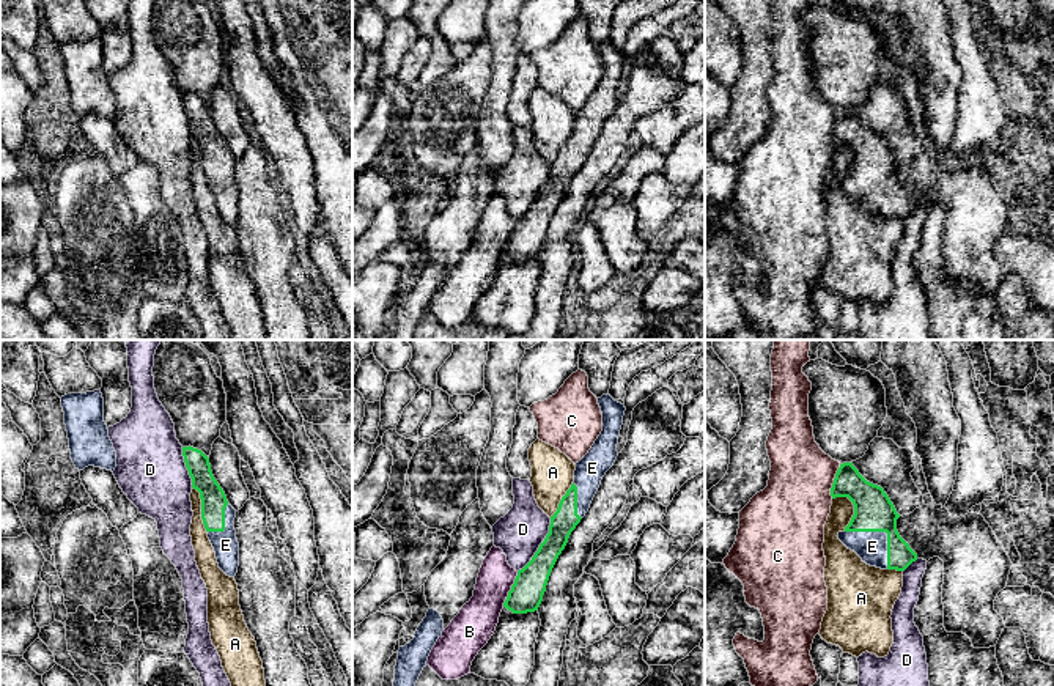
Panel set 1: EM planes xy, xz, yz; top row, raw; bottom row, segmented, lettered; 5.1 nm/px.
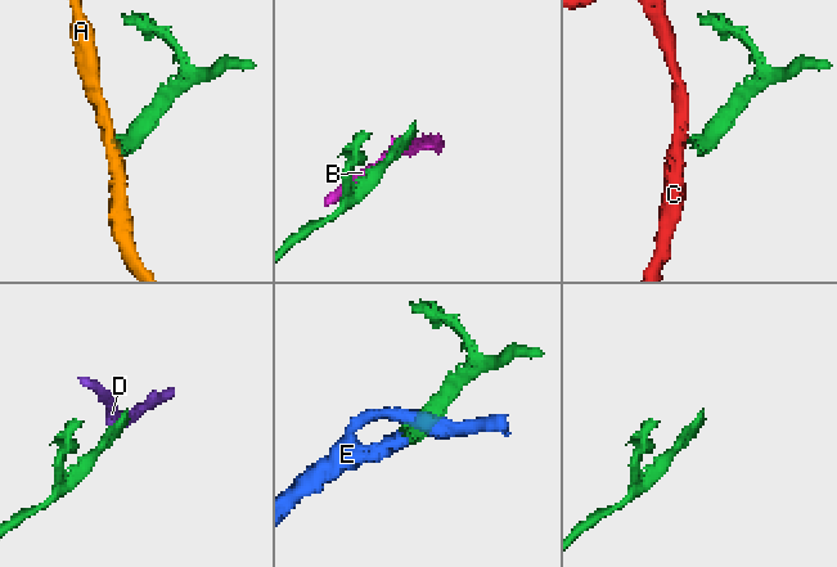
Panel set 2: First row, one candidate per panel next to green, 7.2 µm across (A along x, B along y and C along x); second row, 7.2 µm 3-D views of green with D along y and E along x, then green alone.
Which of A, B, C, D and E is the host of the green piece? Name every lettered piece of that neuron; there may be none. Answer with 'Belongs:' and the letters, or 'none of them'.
Belongs: E

